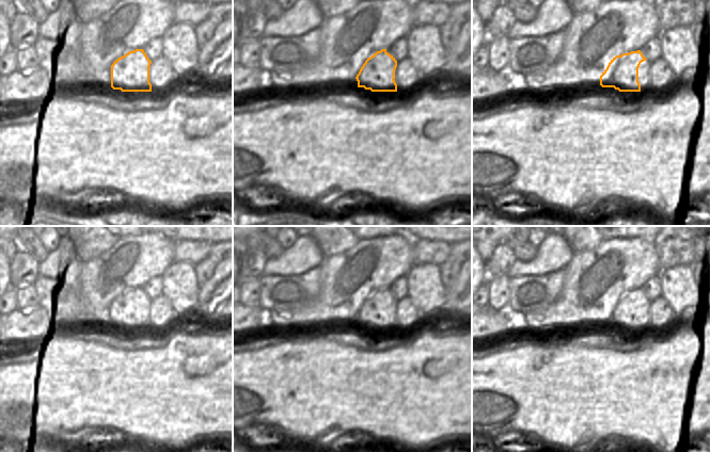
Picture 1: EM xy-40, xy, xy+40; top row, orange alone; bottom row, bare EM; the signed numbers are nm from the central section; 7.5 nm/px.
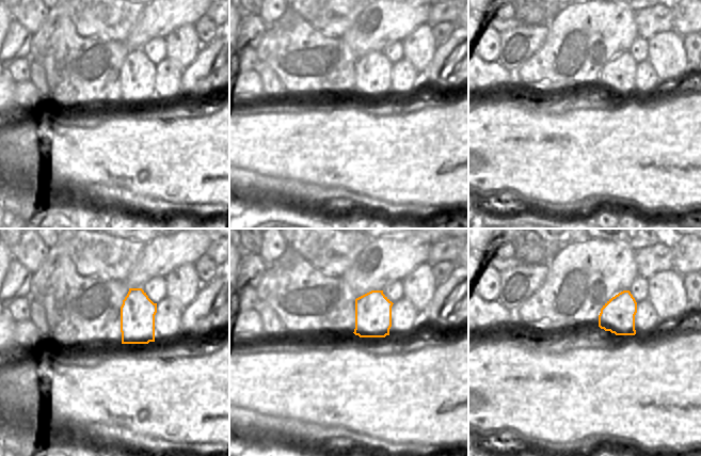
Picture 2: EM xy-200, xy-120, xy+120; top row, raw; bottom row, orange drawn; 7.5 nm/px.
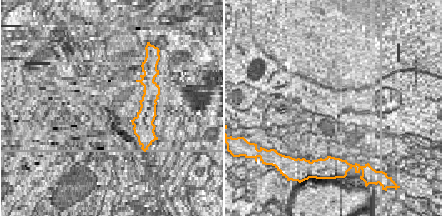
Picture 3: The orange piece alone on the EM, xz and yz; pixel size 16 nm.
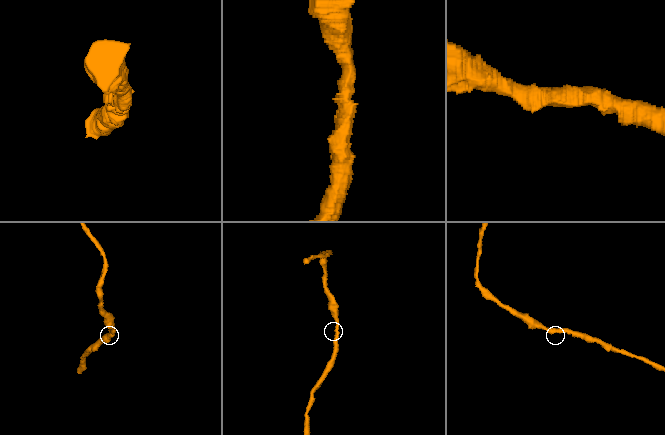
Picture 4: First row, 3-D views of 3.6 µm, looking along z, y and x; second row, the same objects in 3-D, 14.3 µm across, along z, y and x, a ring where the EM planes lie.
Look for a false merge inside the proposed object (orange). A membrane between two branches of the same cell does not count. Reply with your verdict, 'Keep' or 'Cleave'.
Keep.

